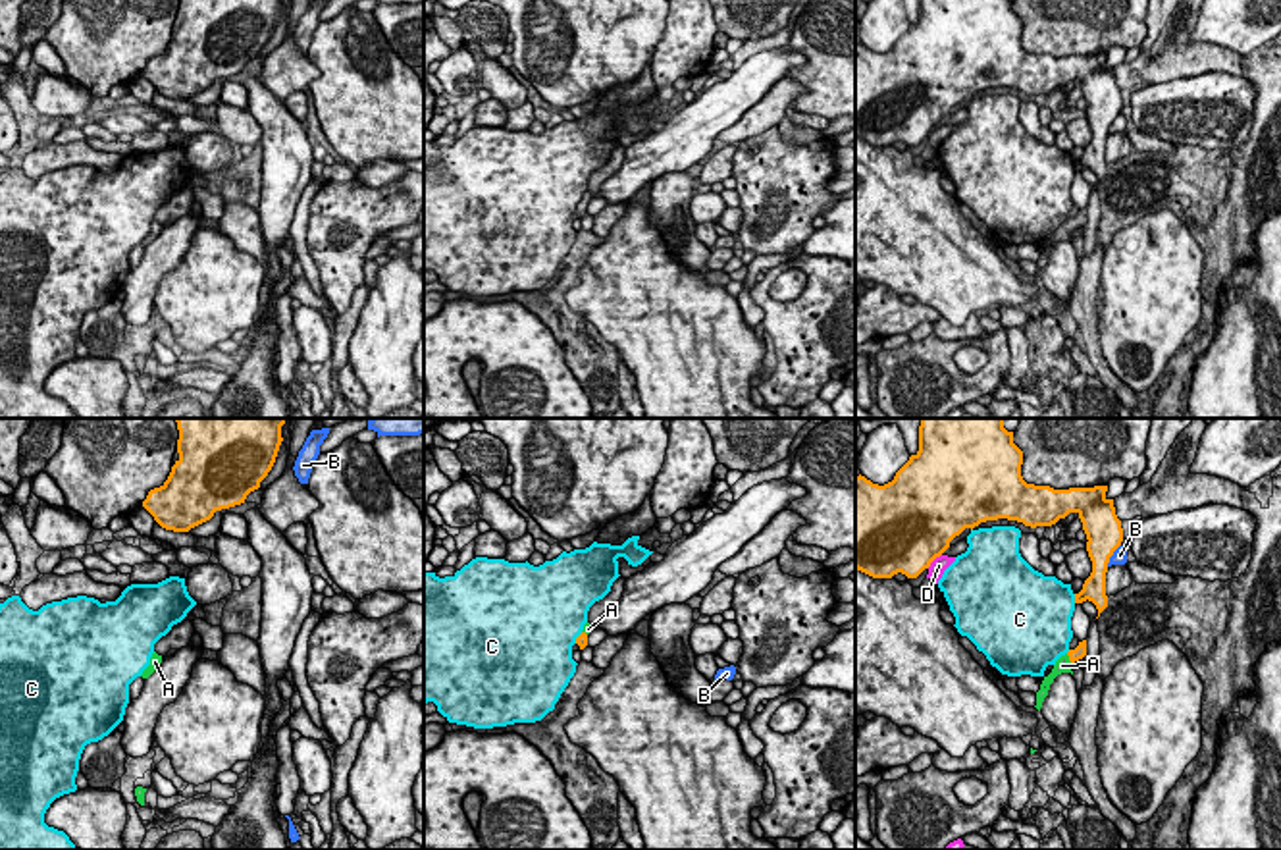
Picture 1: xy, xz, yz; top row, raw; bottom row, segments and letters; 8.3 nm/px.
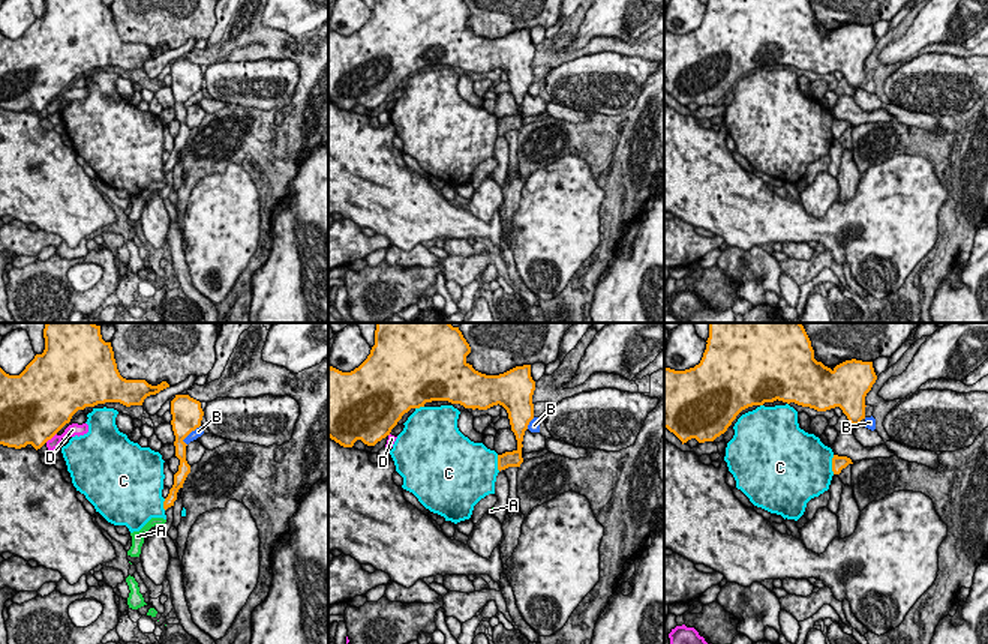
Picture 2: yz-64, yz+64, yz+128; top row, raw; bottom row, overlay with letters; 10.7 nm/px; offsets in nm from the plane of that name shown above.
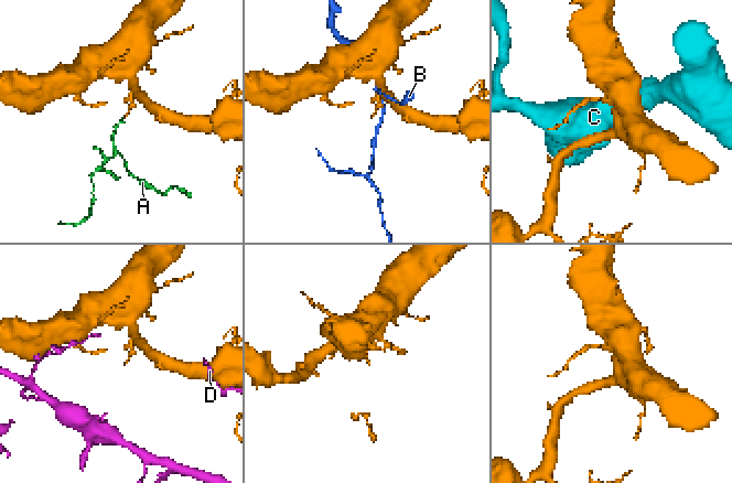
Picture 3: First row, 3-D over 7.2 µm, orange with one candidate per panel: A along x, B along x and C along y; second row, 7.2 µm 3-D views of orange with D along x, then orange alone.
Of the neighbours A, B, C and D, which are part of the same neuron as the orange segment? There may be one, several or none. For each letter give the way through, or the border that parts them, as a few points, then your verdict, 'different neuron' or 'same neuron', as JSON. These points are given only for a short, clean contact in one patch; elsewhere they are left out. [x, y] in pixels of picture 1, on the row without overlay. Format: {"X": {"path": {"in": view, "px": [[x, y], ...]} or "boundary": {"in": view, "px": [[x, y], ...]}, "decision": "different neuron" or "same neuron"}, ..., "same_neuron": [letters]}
{"A": {"decision": "different neuron"}, "B": {"decision": "different neuron"}, "C": {"decision": "different neuron"}, "D": {"decision": "different neuron"}, "same_neuron": []}

